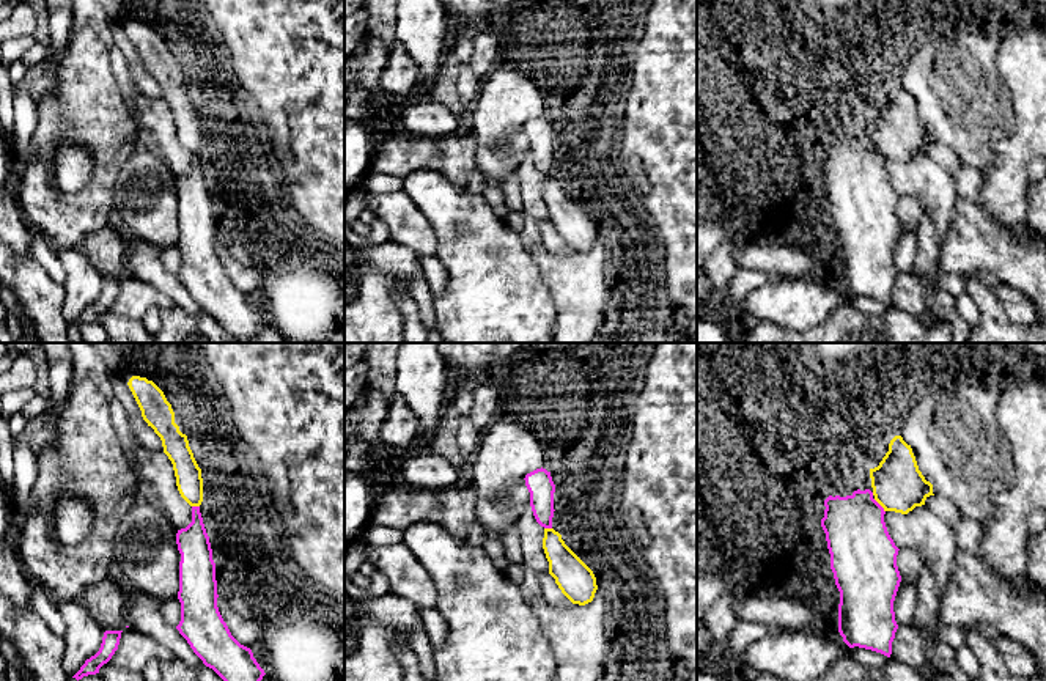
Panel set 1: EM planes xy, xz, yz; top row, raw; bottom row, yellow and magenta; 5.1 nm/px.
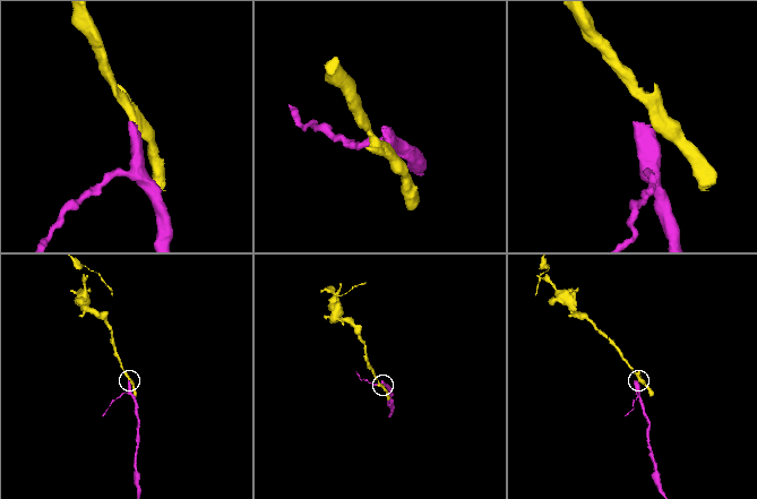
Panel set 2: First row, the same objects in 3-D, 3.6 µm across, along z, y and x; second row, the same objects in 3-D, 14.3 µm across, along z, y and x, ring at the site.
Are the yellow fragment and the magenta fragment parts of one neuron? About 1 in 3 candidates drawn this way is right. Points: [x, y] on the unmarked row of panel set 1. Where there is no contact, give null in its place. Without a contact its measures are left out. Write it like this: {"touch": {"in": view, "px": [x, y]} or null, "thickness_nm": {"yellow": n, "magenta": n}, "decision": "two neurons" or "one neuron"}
{"touch": {"in": "yz", "px": [880, 151]}, "thickness_nm": {"yellow": 260, "magenta": 320}, "decision": "two neurons"}

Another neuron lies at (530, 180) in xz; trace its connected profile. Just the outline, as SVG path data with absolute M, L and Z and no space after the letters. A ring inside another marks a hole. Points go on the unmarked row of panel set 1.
M527 153L525 159L514 170L521 186L522 212L536 222L549 222L549 209L543 197L544 175L541 175Z

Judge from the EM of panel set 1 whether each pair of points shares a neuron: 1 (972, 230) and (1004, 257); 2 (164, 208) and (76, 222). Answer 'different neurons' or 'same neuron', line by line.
1: same neuron
2: different neurons

